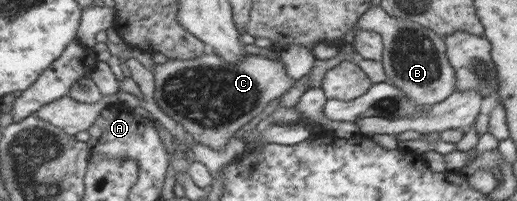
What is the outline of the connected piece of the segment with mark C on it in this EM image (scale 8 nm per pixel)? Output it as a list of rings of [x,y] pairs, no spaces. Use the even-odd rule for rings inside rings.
[[[210,48],[195,59],[168,59],[165,64],[155,64],[153,75],[153,97],[161,110],[183,125],[190,137],[193,137],[193,141],[216,150],[222,150],[238,129],[261,114],[273,99],[289,91],[296,81],[285,73],[285,65],[281,61],[247,53],[239,63],[227,63],[215,51],[210,51]]]

